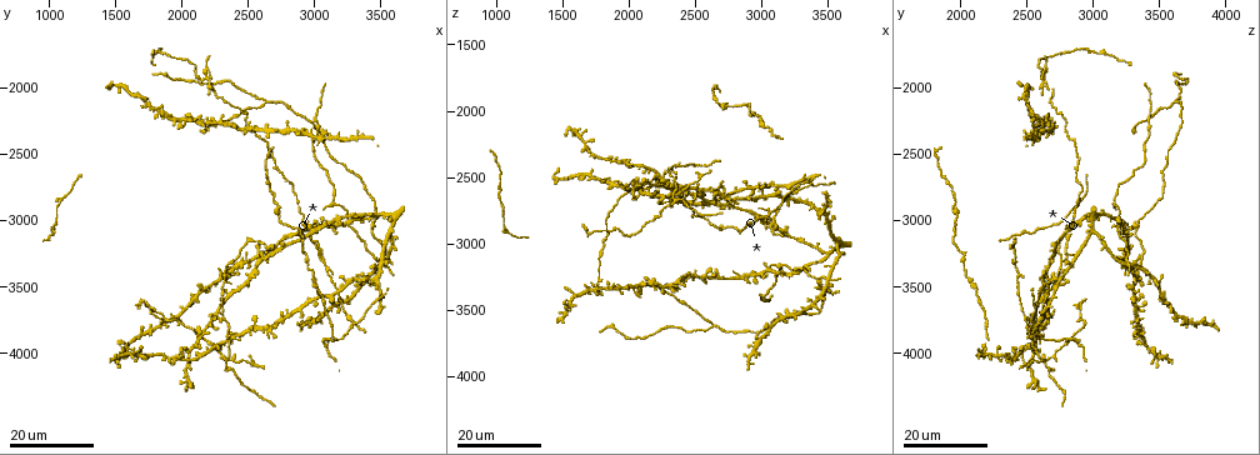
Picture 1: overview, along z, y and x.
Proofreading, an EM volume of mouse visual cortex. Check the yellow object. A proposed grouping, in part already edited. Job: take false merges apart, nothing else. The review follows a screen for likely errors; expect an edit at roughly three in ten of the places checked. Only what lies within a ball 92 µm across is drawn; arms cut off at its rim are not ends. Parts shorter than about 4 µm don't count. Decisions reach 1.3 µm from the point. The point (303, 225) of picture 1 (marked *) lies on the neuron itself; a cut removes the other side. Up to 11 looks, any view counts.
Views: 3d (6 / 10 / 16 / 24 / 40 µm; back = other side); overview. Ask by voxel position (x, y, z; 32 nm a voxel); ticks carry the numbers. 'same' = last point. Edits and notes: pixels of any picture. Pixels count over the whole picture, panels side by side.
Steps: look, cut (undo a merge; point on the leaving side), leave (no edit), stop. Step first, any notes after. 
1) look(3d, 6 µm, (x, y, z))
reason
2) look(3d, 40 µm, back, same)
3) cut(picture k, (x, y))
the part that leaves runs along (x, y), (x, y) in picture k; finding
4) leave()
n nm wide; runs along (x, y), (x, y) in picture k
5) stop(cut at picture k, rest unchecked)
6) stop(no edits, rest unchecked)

look(3d, 16 µm, (3080, 3300, 2760))

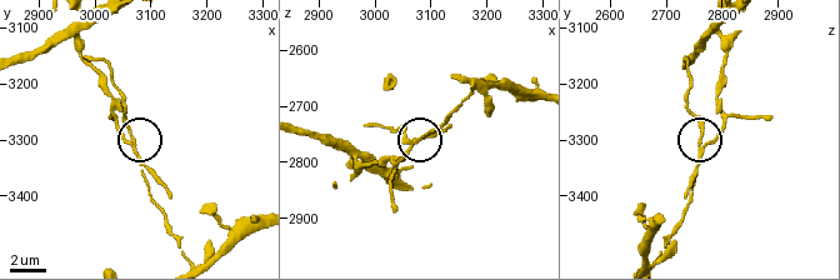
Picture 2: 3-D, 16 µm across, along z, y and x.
look(3d, 6 µm, (3065, 3300, 2760))

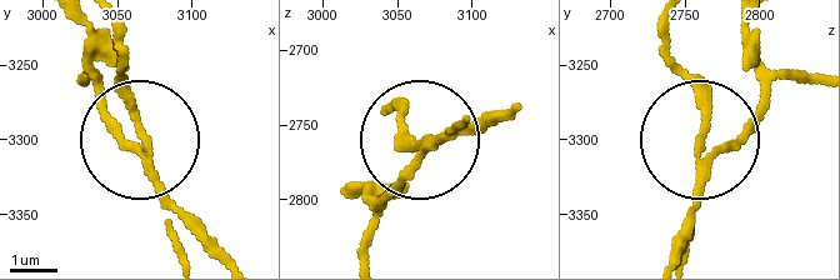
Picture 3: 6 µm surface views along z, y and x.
look(3d, 6 µm, back, (3066, 3296, 2760))

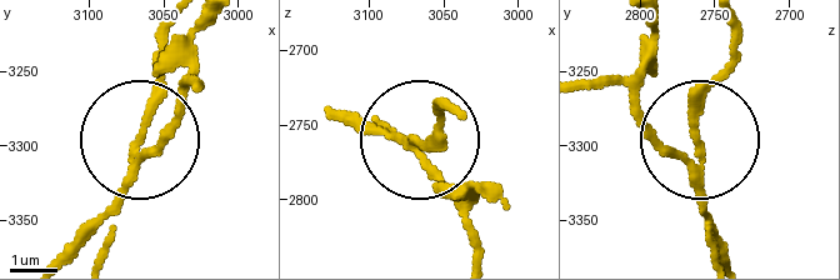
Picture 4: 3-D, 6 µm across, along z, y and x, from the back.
cut(picture 4, (76, 244))
160 nm wide; the part that leaves runs along (128, 184), (168, 20) in picture 4; two neurons meet here

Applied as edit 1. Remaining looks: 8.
look(3d, 16 µm, (2360, 4060, 2660))
four-way junction

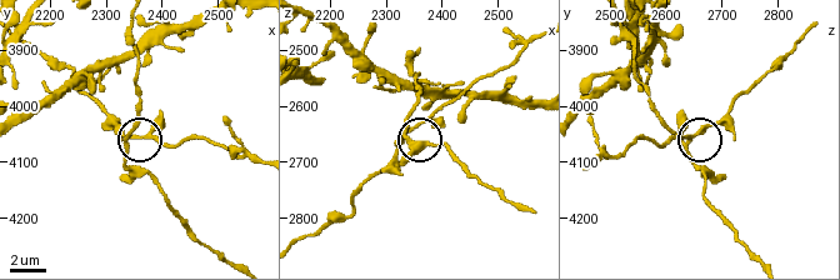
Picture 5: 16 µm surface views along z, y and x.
look(3d, 10 µm, (2335, 4065, 2635))

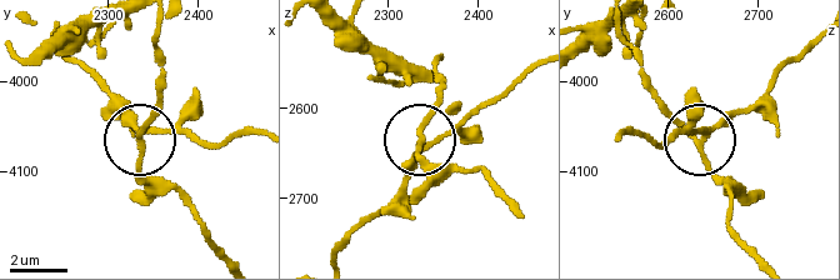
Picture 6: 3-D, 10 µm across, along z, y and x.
cut(picture 6, (126, 111))
the part that leaves runs along (703, 139), (758, 103), (815, 45) in picture 6; a second neuron is stuck on

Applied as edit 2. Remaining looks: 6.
look(overview)

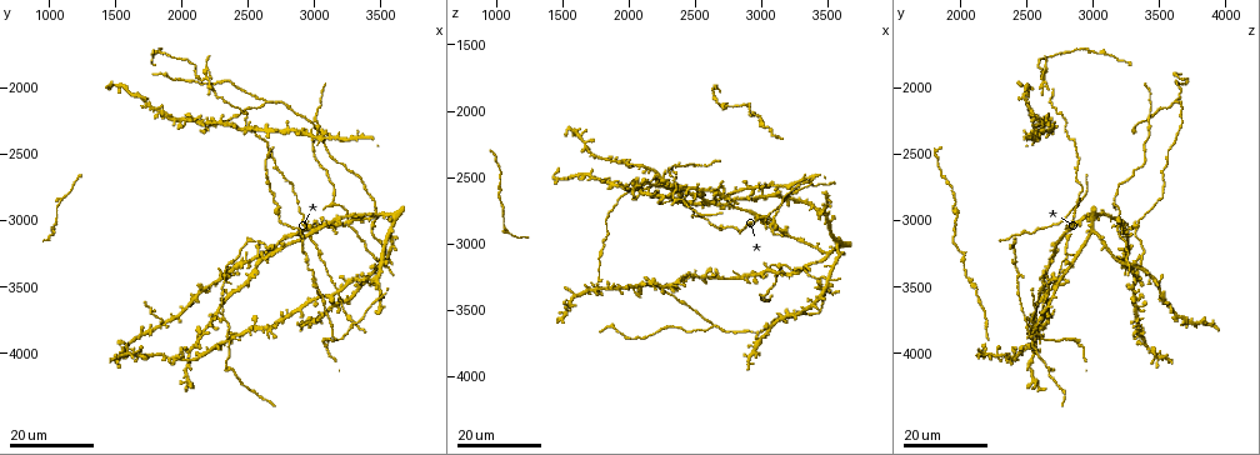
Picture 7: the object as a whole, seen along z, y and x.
look(3d, 24 µm, (2640, 2100, 3620))
three-way junction

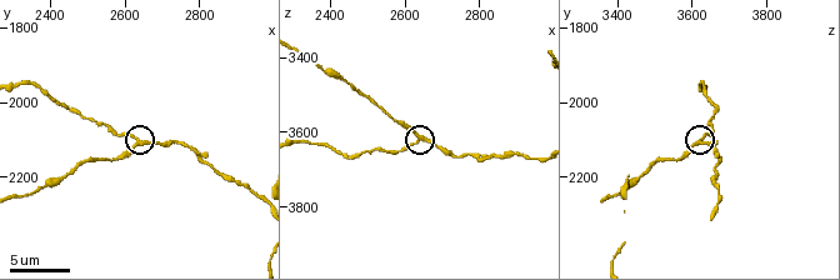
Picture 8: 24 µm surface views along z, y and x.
look(3d, 6 µm, (2630, 2100, 3620))
zoom in

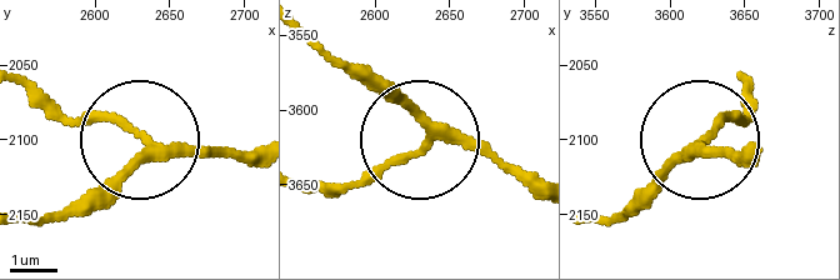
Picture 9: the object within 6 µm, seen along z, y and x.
leave()
runs along (253, 149), (193, 158), (158, 145), (90, 213) in picture 9; all the same neuron

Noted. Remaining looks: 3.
look(3d, 16 µm, (3260, 3020, 3200))
four or more arms meet

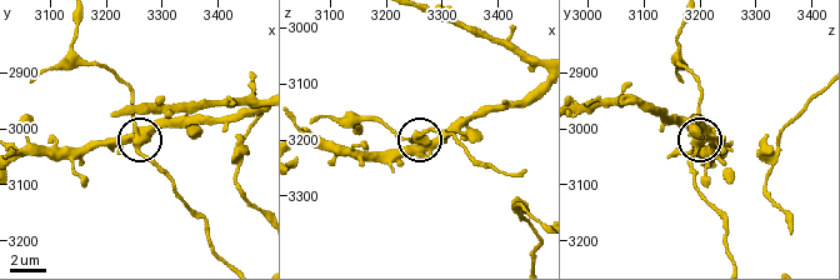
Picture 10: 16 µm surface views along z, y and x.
look(3d, 10 µm, (3255, 3020, 3200))
closer look

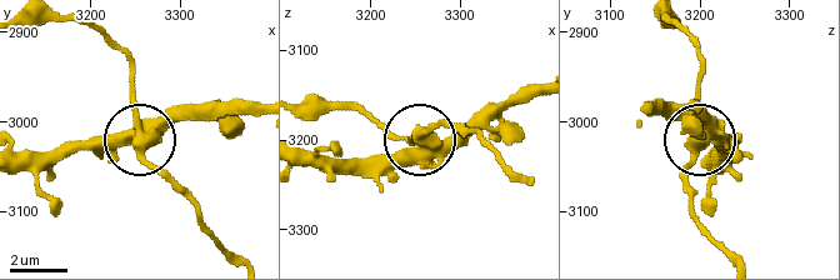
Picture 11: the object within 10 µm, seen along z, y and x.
leave()
4 arms; one neuron here

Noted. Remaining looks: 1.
stop(cut at picture 4, cut at picture 6, rest unchecked)

